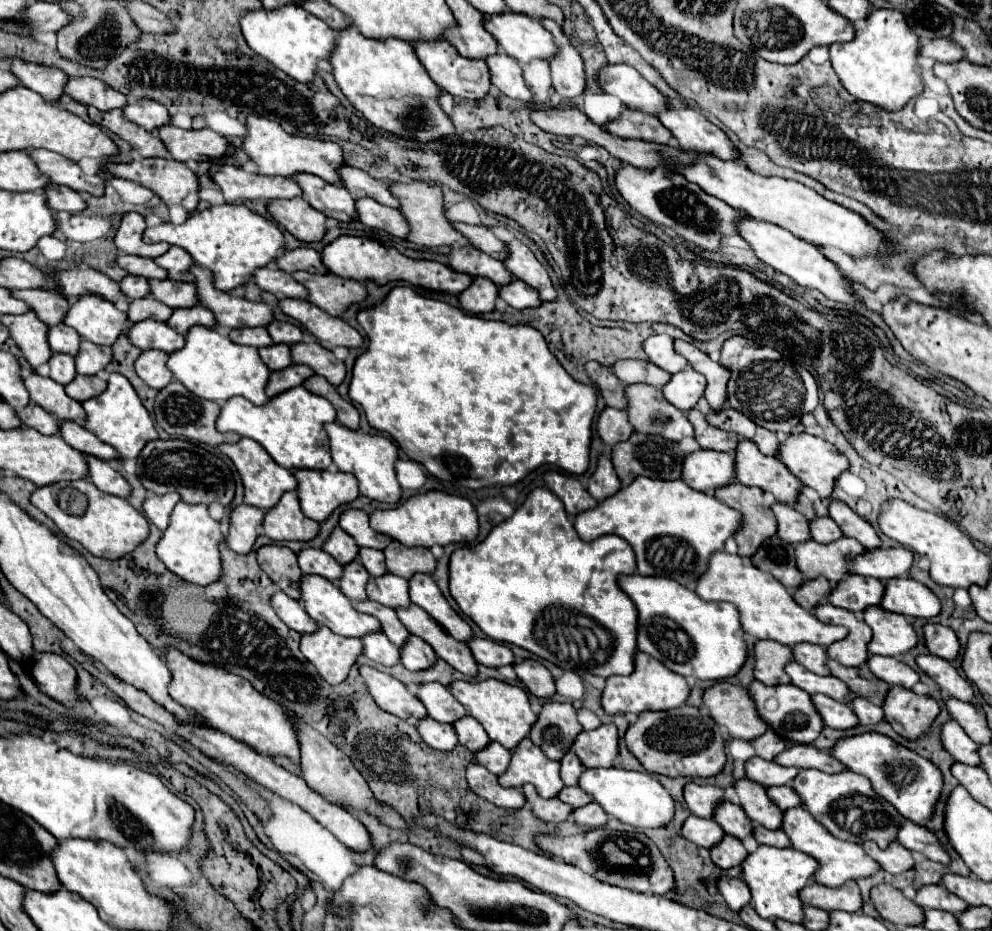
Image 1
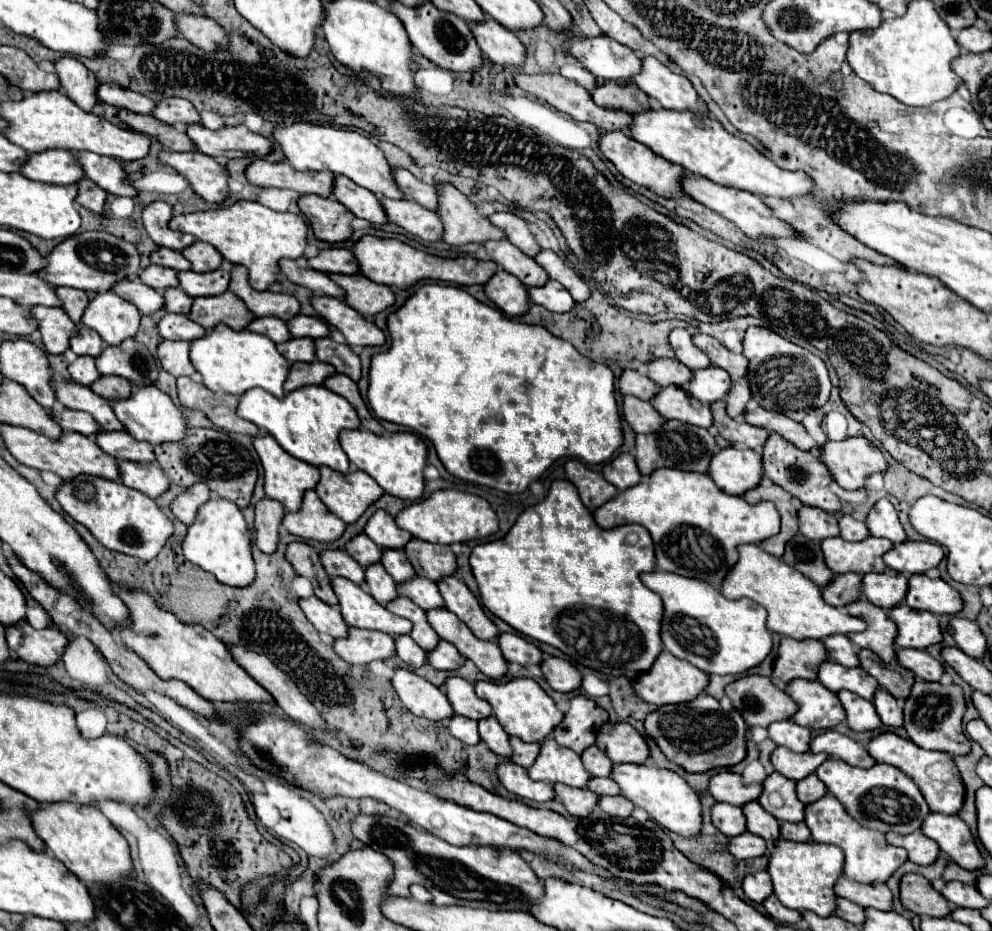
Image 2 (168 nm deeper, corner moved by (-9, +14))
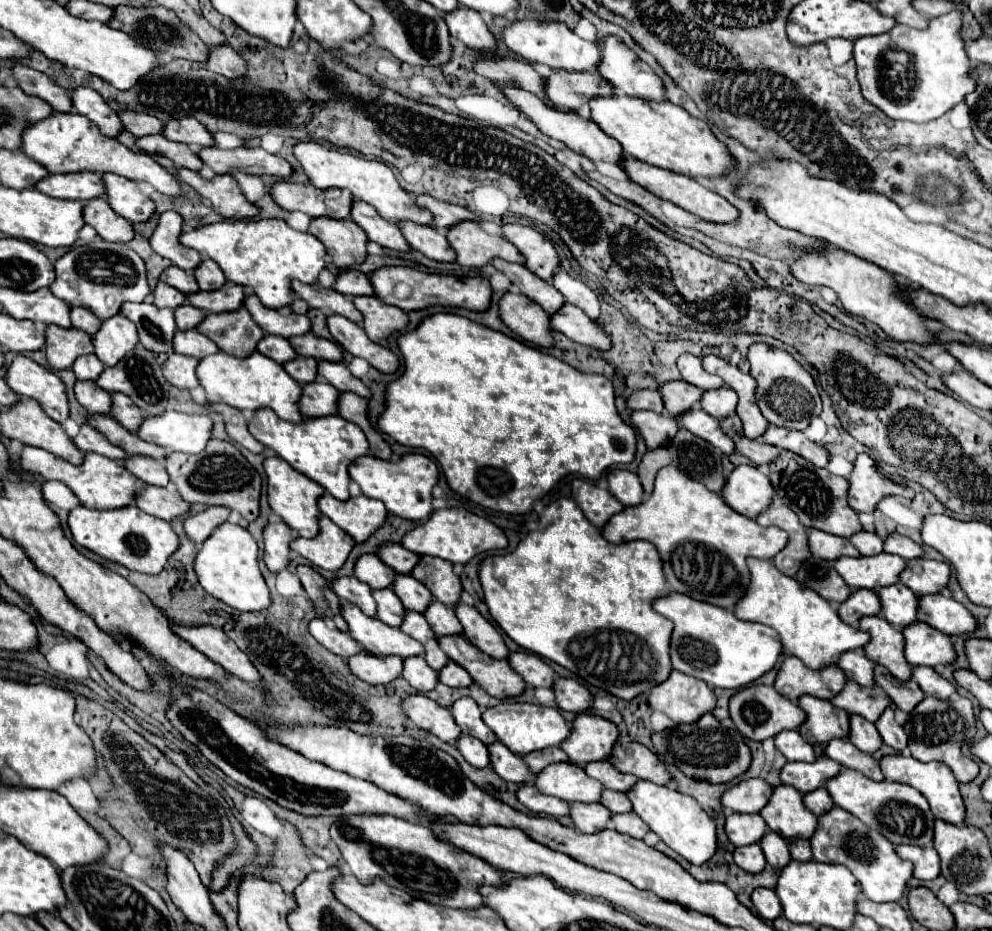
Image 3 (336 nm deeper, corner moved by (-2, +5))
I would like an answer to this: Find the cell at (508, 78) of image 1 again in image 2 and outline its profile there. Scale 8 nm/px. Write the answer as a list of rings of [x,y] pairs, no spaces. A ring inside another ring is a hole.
[[[492,18],[482,22],[472,22],[470,32],[474,34],[482,54],[486,54],[496,64],[514,64],[520,66],[526,58],[524,44],[516,38],[514,32],[504,28]]]

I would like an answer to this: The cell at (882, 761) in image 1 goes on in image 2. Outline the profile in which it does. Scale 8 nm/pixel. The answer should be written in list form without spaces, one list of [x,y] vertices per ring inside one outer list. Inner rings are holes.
[[[892,732],[878,734],[876,738],[872,738],[868,742],[866,750],[872,752],[872,758],[876,758],[876,762],[892,764],[892,766],[904,770],[918,784],[918,788],[924,794],[932,812],[956,814],[962,808],[962,804],[964,804],[964,784],[962,784],[960,772],[958,772],[952,756],[948,756],[944,752],[928,752],[928,750],[922,750],[922,748],[916,748],[914,742],[904,740],[896,734],[892,734]]]

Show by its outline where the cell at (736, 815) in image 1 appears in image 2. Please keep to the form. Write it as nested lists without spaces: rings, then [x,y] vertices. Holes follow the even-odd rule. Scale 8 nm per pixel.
[[[750,802],[748,806],[742,806],[746,820],[748,820],[748,830],[754,834],[760,834],[766,842],[776,844],[780,840],[780,822],[768,814],[758,802]]]

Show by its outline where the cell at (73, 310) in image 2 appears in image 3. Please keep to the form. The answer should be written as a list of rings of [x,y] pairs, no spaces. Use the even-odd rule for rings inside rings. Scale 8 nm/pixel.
[[[71,307],[71,325],[75,329],[81,329],[89,335],[93,335],[99,329],[99,319],[85,307]]]

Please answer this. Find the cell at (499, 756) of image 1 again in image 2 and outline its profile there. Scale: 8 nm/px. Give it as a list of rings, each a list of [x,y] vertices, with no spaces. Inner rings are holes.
[[[512,738],[510,740],[510,746],[512,746],[512,750],[514,750],[514,756],[510,758],[510,760],[514,760],[516,764],[520,764],[520,766],[524,766],[524,768],[528,768],[528,766],[532,766],[532,762],[536,760],[536,756],[538,756],[538,752],[540,752],[540,744],[526,744],[526,742],[522,742],[520,738]]]

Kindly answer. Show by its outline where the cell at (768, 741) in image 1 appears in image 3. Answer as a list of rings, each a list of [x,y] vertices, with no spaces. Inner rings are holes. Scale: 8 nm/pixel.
[[[781,731],[775,735],[775,747],[785,755],[787,761],[815,761],[813,747],[797,731]]]

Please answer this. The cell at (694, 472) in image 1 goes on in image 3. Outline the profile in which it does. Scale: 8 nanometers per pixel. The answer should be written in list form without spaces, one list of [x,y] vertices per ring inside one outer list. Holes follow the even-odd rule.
[[[739,465],[725,477],[721,497],[731,509],[753,519],[771,503],[773,487],[769,477],[753,465]]]

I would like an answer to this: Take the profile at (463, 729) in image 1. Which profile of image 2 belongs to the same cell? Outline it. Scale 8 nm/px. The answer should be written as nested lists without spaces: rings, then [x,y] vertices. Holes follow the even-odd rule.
[[[494,716],[484,718],[484,722],[478,722],[480,726],[480,736],[482,740],[488,744],[488,748],[494,754],[500,754],[504,758],[512,756],[512,748],[510,748],[510,736],[504,732],[504,728],[498,724],[498,720]]]

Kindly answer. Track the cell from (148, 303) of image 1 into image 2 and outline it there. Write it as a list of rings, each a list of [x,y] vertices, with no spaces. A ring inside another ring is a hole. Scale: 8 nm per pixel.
[[[180,288],[166,290],[164,300],[166,300],[166,312],[178,312],[178,314],[188,314],[192,308],[192,302],[194,302],[194,298],[188,296]]]

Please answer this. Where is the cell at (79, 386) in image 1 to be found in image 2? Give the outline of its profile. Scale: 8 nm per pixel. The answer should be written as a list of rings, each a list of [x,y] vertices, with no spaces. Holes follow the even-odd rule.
[[[102,376],[92,384],[92,390],[106,400],[126,400],[132,396],[132,384],[120,376]]]

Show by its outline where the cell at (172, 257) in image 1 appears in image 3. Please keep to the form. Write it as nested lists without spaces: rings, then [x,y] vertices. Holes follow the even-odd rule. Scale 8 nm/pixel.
[[[203,259],[203,263],[199,263],[199,267],[193,269],[193,275],[201,287],[201,291],[209,291],[209,289],[217,289],[221,287],[227,279],[223,275],[223,271],[217,267],[217,263],[213,263],[211,259]]]

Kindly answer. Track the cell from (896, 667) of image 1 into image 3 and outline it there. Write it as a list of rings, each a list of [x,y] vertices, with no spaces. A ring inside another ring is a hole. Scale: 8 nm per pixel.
[[[911,667],[911,679],[917,681],[921,691],[935,699],[949,699],[955,695],[955,685],[943,679],[933,667]]]

